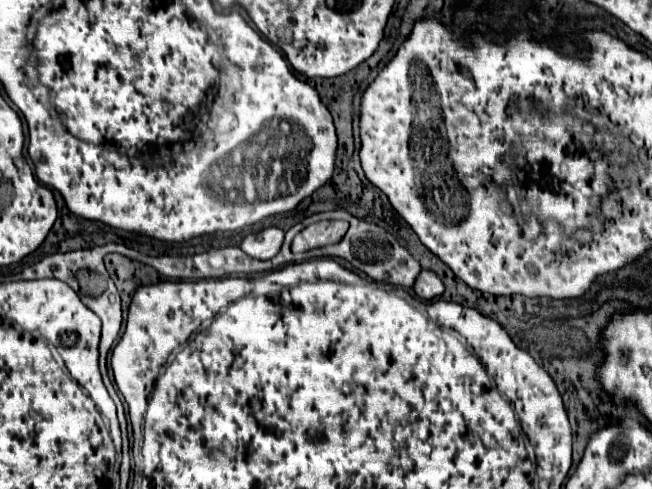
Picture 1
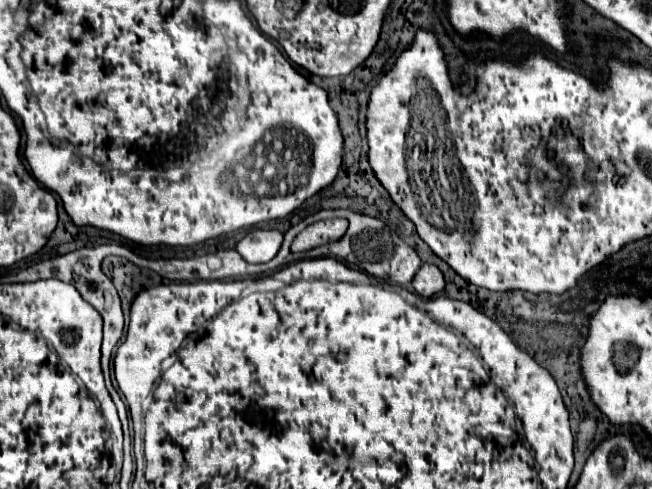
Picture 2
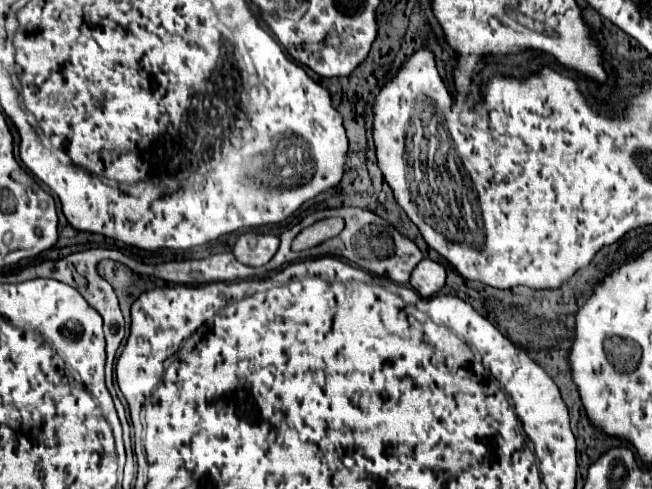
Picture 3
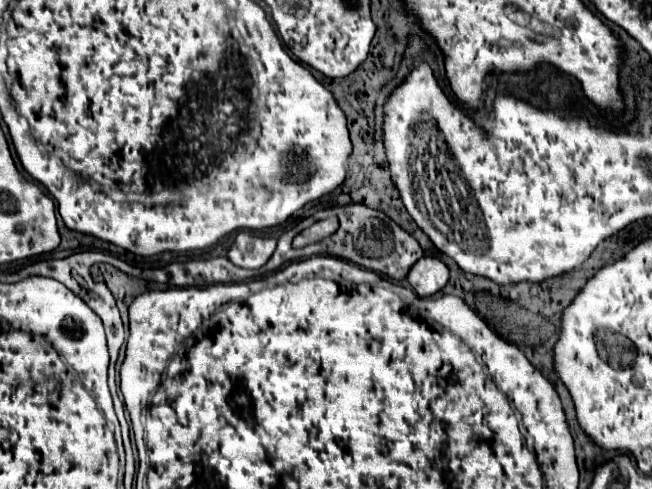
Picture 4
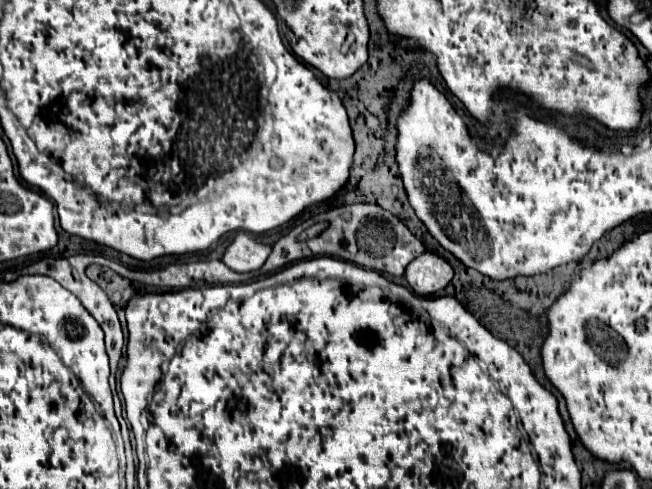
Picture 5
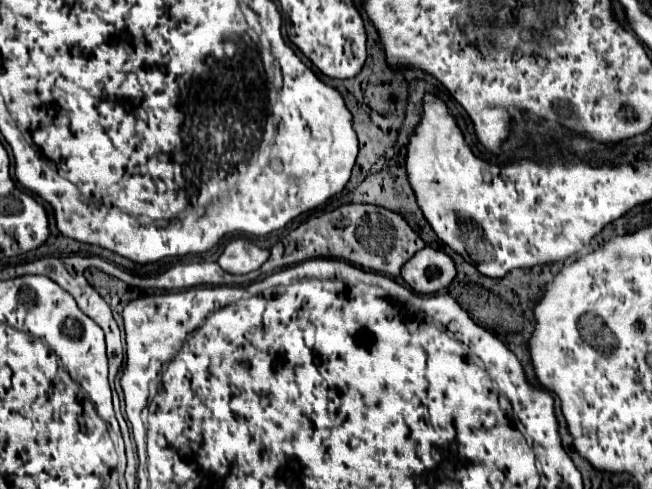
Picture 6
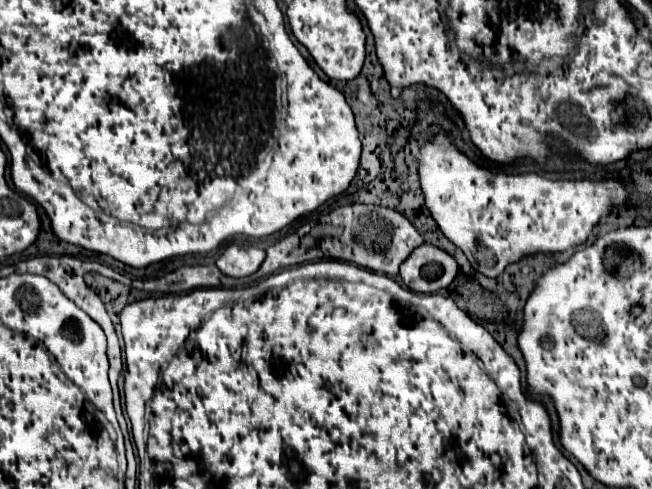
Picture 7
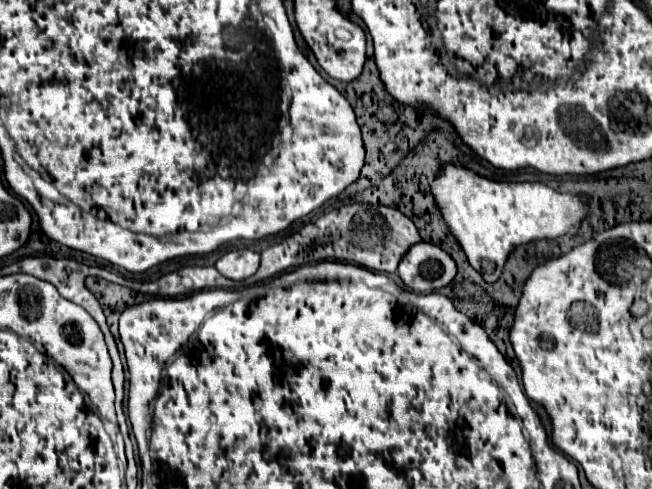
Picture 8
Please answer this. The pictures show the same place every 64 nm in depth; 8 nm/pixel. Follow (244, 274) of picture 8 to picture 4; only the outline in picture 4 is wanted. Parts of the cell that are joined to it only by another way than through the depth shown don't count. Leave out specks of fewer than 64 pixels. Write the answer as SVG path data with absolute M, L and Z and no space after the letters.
M238 232L234 244L228 250L228 260L246 270L262 268L264 262L272 256L276 248L276 240L272 238L260 238L252 232Z

